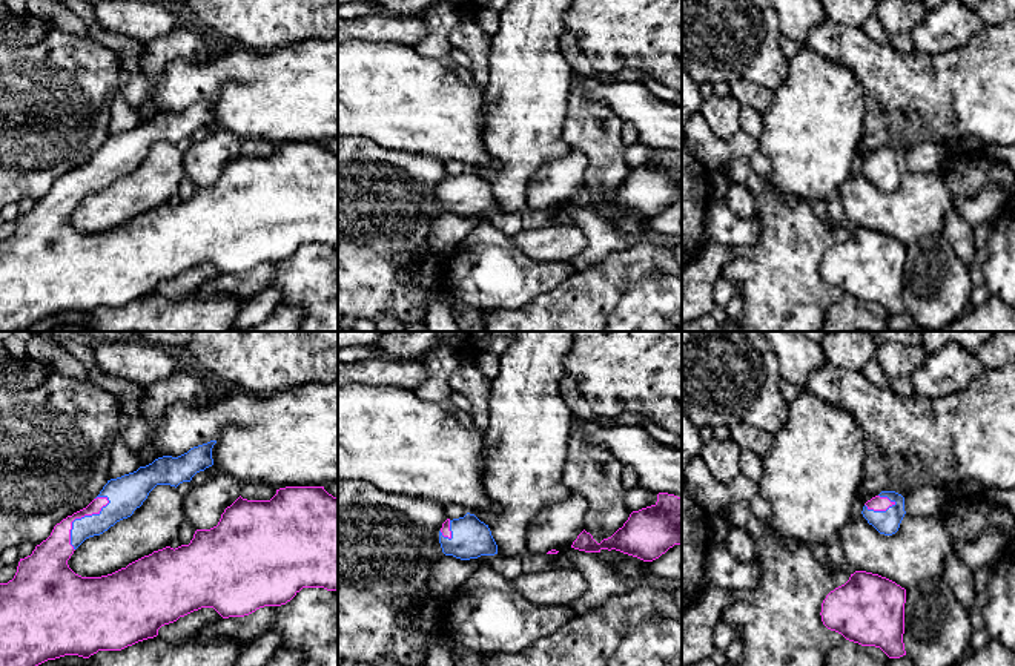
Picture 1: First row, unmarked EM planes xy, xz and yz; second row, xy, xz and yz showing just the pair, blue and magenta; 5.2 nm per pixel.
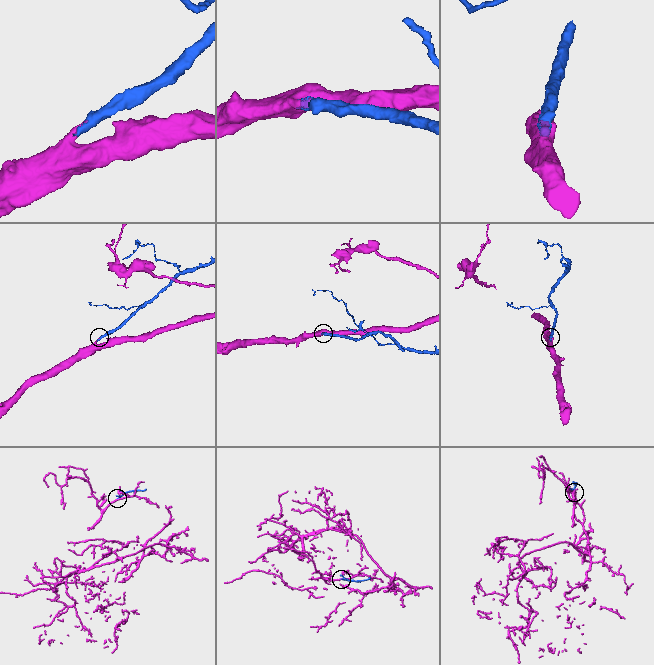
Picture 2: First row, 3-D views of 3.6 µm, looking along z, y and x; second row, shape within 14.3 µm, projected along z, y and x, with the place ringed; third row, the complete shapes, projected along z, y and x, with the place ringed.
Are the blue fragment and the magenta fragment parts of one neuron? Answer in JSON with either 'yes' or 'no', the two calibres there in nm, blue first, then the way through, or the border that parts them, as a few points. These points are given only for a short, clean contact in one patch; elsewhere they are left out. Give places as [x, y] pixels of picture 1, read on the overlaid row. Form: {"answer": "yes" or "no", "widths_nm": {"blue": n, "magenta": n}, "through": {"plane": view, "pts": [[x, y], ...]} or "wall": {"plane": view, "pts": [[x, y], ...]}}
{"answer": "yes", "widths_nm": {"blue": 150, "magenta": 180}, "through": {"plane": "xy", "pts": [[123, 502], [95, 519], [79, 519], [51, 556]]}}

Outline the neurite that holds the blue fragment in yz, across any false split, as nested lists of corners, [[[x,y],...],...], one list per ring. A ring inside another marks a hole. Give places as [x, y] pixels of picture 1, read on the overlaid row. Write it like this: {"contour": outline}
{"contour": [[[881,491],[865,503],[861,514],[880,534],[892,536],[906,514],[904,497],[895,491]]]}

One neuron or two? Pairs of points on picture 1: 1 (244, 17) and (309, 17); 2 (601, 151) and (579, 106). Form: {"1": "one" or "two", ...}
{"1": "one", "2": "one"}

